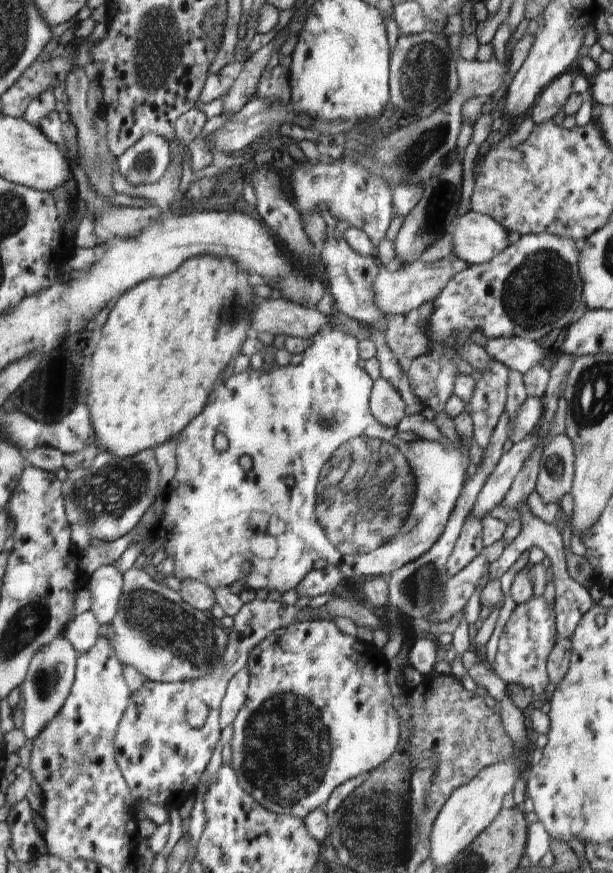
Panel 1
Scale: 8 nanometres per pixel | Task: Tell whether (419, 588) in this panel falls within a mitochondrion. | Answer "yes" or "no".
yes

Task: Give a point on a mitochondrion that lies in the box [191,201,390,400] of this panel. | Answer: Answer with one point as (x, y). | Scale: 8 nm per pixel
(233, 308)

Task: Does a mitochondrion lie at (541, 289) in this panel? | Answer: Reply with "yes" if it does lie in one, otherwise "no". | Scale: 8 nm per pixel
yes

